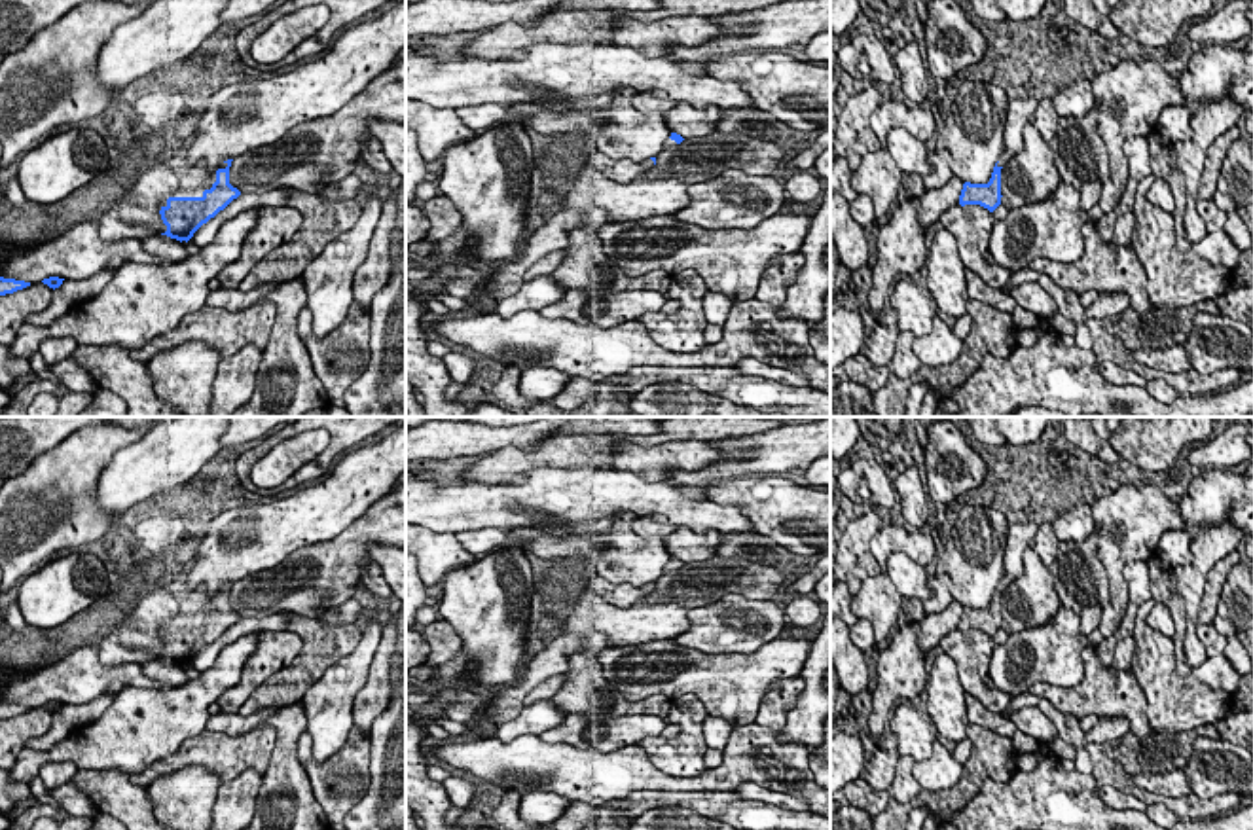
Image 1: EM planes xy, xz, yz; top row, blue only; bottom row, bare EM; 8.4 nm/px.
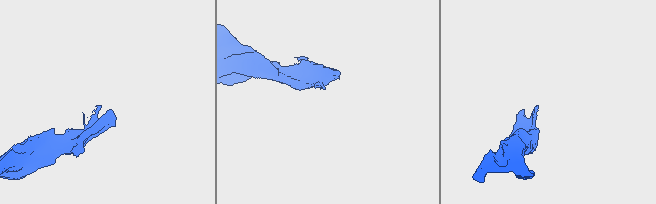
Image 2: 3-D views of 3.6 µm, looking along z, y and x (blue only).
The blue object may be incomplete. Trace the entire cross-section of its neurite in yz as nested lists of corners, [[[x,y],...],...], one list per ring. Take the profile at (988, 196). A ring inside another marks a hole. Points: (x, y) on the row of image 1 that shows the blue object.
[[[1016,97],[1008,102],[1008,116],[1005,121],[1005,153],[993,167],[988,184],[965,182],[959,205],[980,205],[993,212],[1001,205],[1001,169],[1024,148],[1022,131],[1029,123],[1029,116],[1035,112],[1039,100],[1033,97]]]

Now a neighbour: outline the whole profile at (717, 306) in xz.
[[[707,292],[701,299],[707,324],[724,326],[732,301],[720,292]]]

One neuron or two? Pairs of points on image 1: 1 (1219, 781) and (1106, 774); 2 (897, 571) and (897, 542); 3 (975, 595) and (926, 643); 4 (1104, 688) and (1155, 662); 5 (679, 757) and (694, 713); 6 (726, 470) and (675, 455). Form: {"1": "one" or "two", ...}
{"1": "two", "2": "two", "3": "two", "4": "two", "5": "one", "6": "two"}

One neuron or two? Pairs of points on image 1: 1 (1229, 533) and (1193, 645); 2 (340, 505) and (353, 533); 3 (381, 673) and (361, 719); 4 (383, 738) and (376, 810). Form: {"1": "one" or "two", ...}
{"1": "one", "2": "two", "3": "one", "4": "one"}

